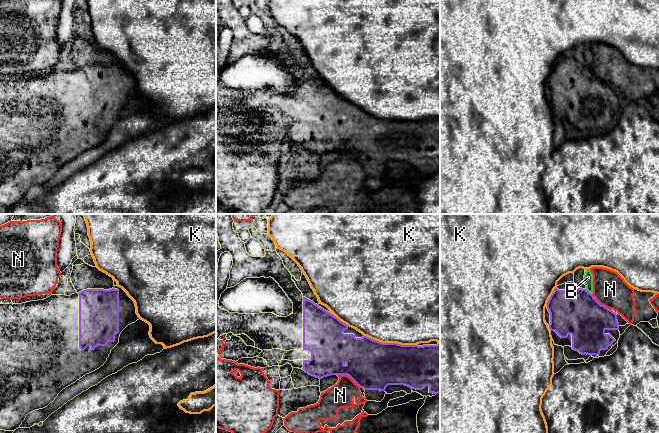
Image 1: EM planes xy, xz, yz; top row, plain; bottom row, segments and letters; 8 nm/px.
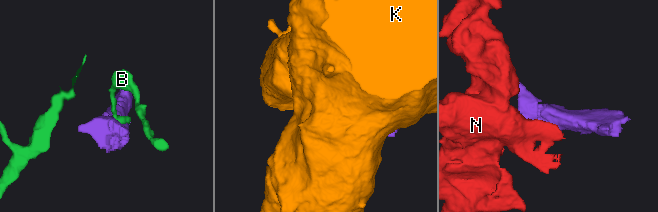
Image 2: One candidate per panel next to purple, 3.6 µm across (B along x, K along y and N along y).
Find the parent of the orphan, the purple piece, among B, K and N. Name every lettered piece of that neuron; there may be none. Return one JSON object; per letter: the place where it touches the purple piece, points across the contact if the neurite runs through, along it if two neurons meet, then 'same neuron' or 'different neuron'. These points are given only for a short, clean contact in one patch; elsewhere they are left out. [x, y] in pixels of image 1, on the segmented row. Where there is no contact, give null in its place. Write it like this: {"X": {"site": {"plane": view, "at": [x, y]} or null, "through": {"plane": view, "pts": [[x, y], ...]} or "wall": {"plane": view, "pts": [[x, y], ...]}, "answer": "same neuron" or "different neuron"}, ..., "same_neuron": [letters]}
{"B": {"site": {"plane": "yz", "at": [587, 291]}, "wall": {"plane": "yz", "pts": [[585, 289], [591, 294]]}, "answer": "different neuron"}, "K": {"site": {"plane": "xz", "at": [390, 343]}, "answer": "different neuron"}, "N": {"site": {"plane": "xz", "at": [349, 376]}, "wall": {"plane": "xz", "pts": [[338, 375], [348, 375], [360, 387]]}, "answer": "different neuron"}, "same_neuron": []}

